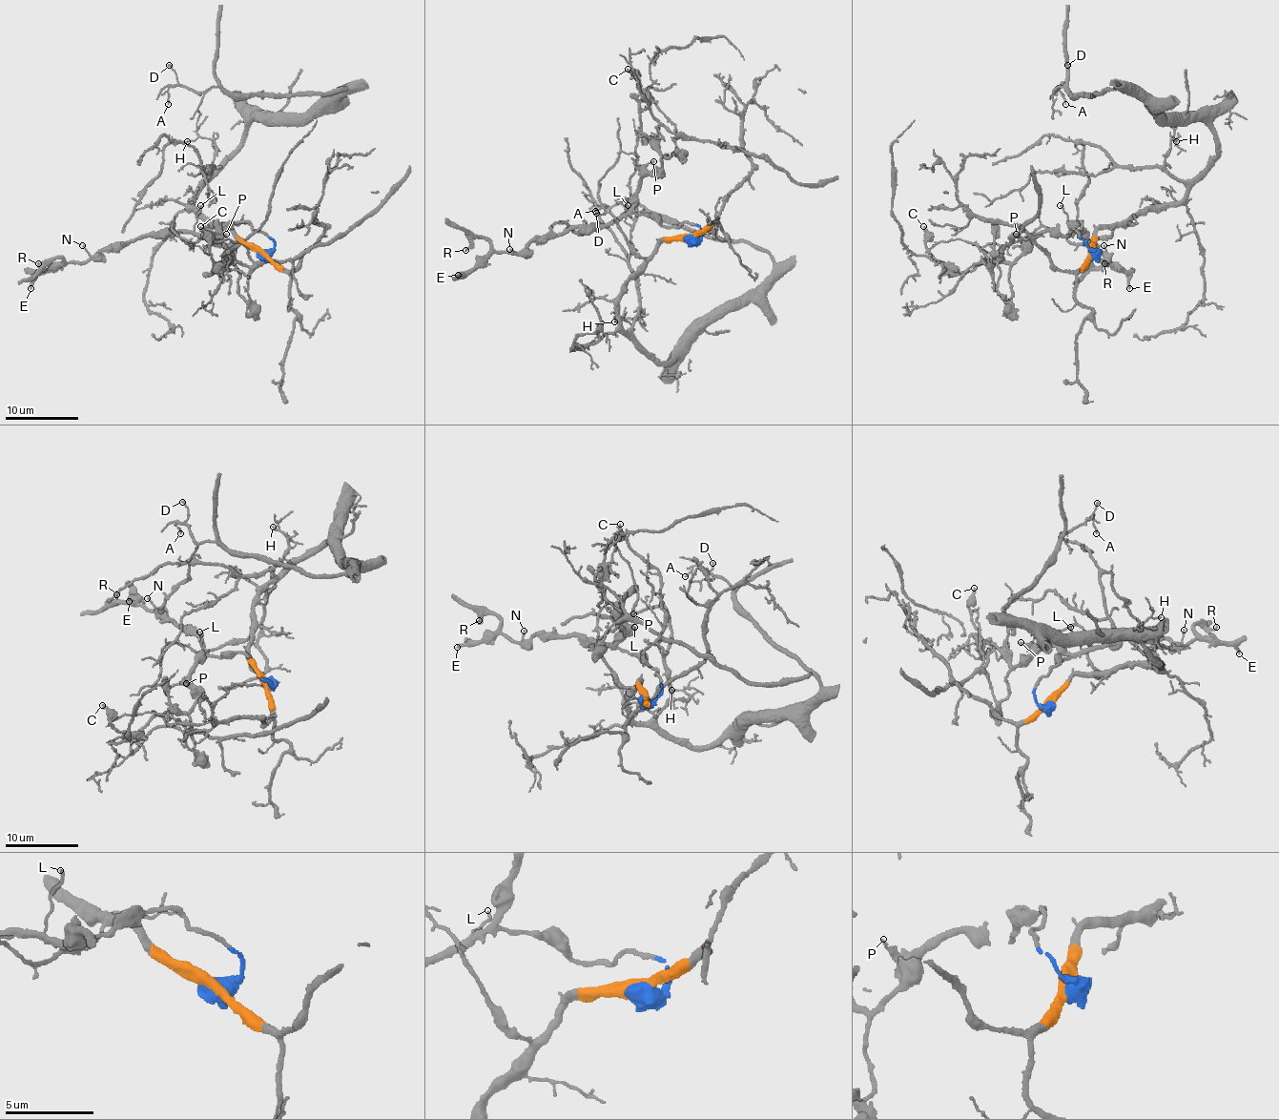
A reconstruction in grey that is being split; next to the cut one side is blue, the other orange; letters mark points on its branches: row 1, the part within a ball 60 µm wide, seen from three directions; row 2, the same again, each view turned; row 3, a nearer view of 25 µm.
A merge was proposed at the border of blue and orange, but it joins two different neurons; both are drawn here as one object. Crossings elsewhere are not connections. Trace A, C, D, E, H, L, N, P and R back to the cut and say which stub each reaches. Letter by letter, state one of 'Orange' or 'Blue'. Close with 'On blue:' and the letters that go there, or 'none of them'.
A: Orange
C: Blue
D: Orange
E: Blue
H: Orange
L: Blue
N: Blue
P: Blue
R: Blue
On blue: C, E, L, N, P, R

